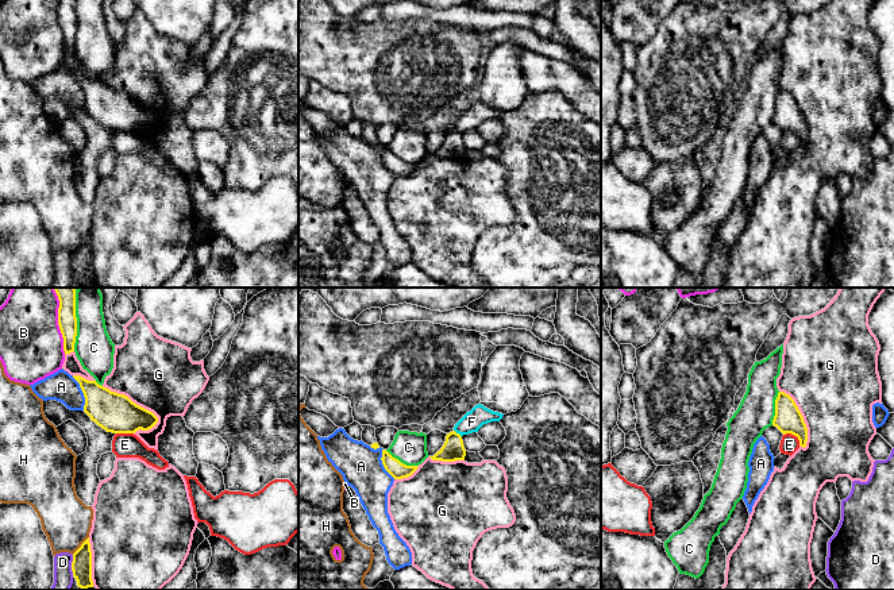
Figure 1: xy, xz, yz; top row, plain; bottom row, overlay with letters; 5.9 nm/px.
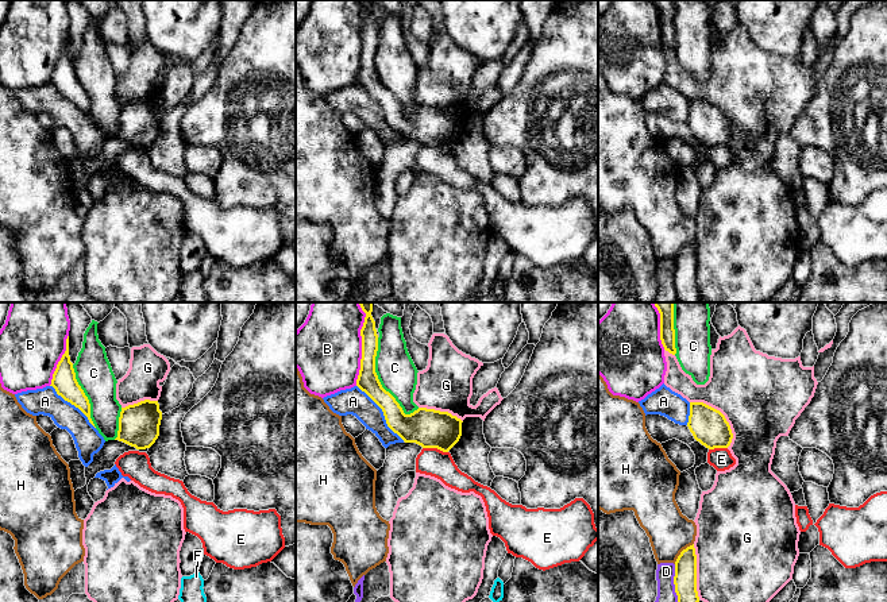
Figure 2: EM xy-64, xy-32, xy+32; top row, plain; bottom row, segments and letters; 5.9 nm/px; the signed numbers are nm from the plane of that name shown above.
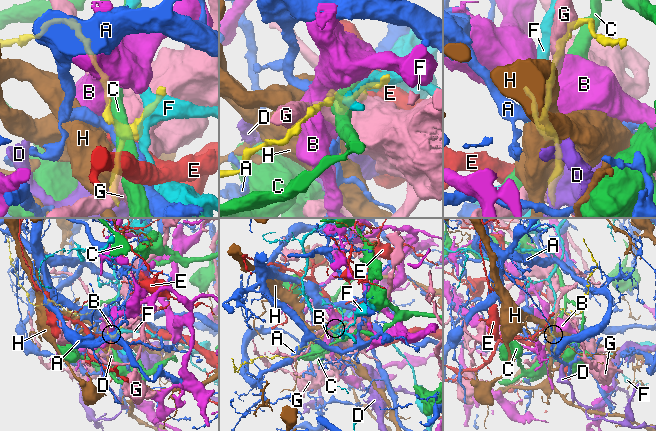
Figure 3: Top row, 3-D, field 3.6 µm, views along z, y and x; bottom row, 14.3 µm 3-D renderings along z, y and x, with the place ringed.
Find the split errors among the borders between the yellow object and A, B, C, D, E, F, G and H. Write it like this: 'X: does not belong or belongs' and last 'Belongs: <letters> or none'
A: does not belong
B: does not belong
C: does not belong
D: does not belong
E: does not belong
F: does not belong
G: does not belong
H: does not belong
Belongs: none

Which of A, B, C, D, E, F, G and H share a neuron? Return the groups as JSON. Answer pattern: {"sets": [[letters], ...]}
{"sets": [["A"], ["B"], ["C"], ["D", "G"], ["E"], ["F"], ["H"]]}

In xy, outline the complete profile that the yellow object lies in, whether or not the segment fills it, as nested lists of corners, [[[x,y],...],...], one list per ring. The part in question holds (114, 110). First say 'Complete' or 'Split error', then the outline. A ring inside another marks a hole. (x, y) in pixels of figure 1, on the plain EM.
Complete. [[[73,73],[85,95],[84,109],[99,124],[112,131],[135,131],[149,128],[158,120],[158,115],[132,100],[127,93],[111,89],[96,78]]]

